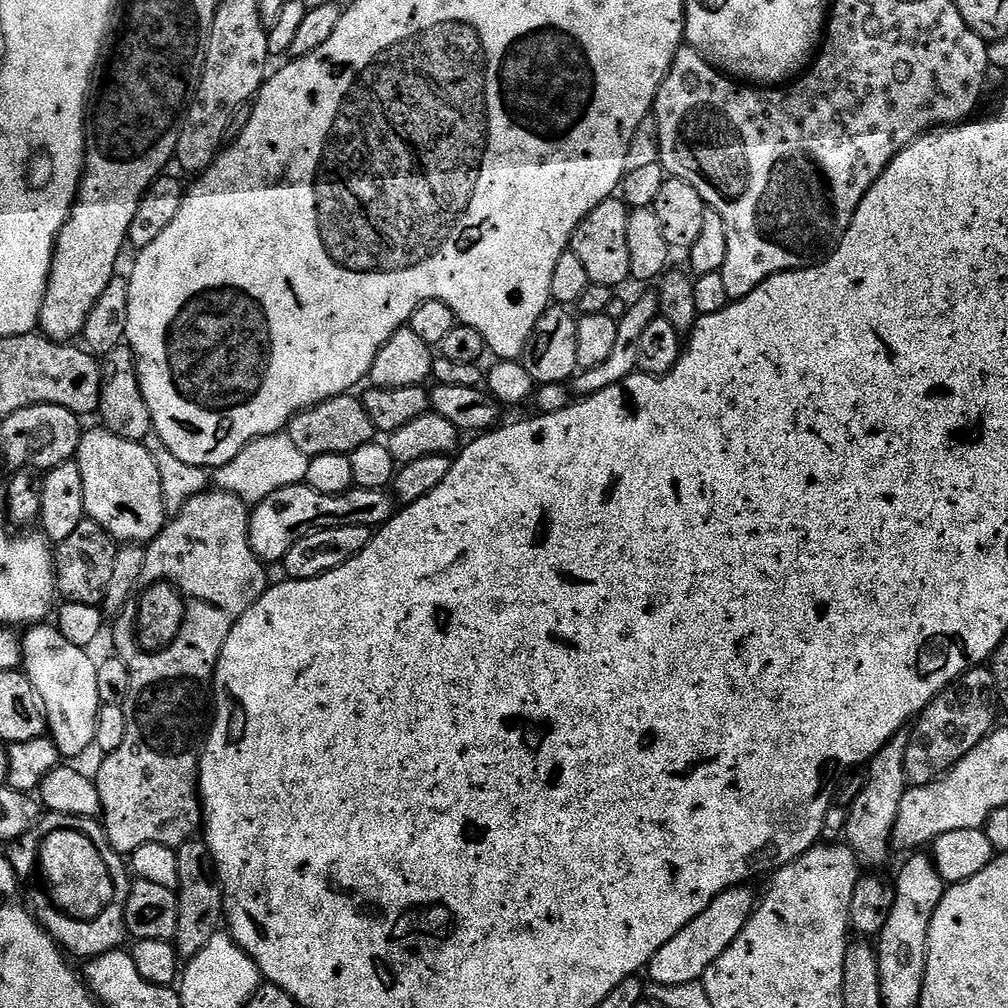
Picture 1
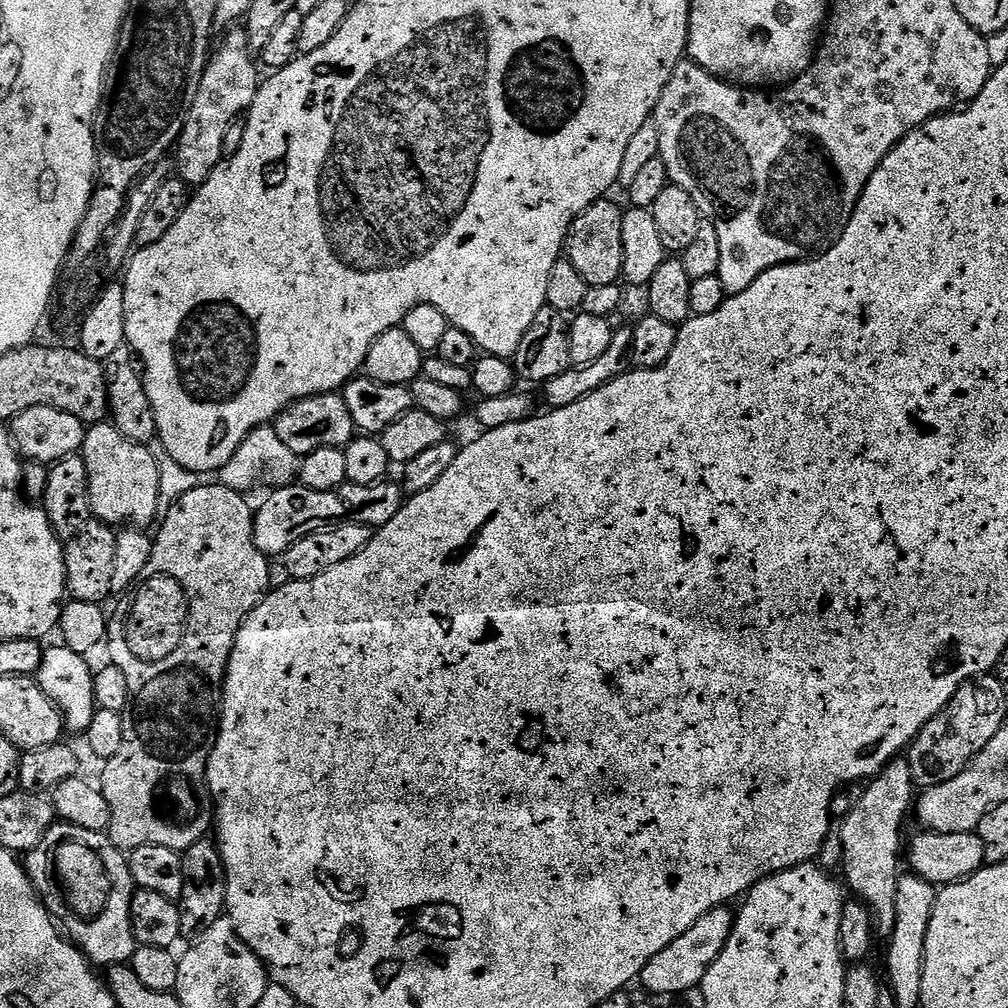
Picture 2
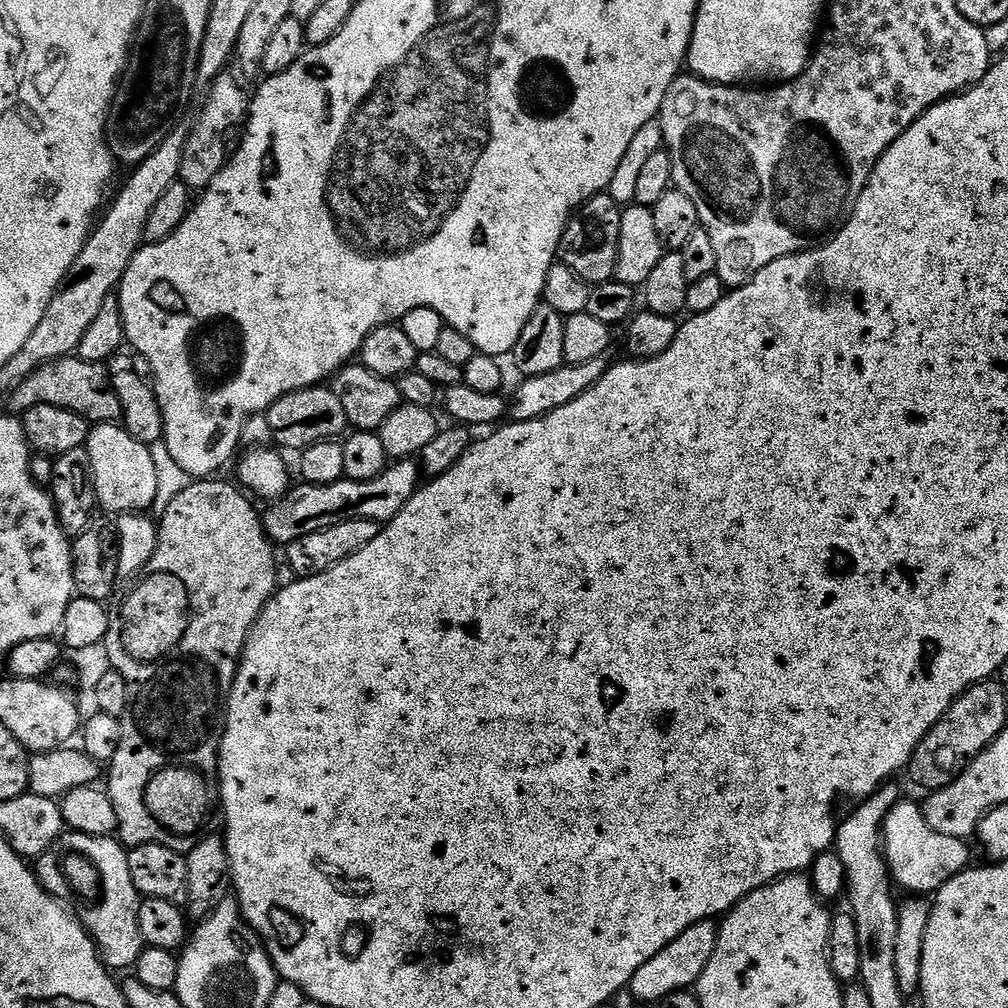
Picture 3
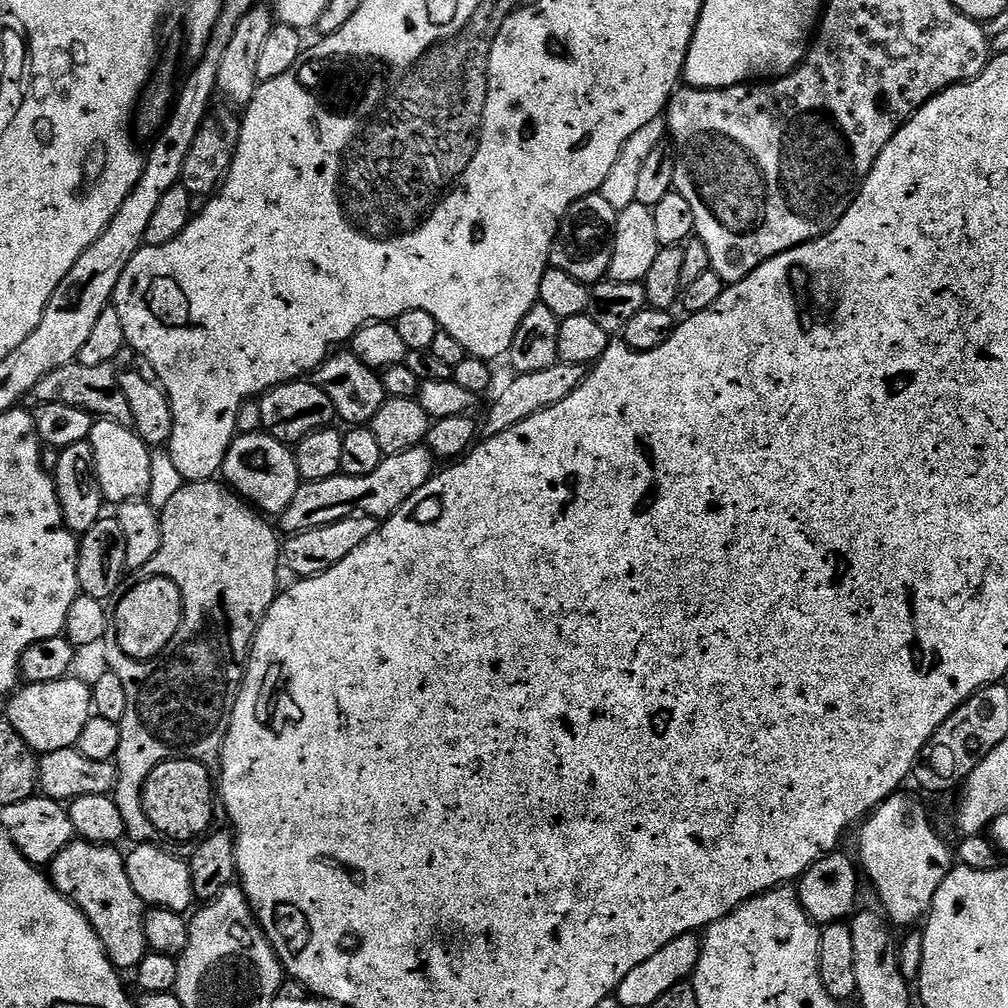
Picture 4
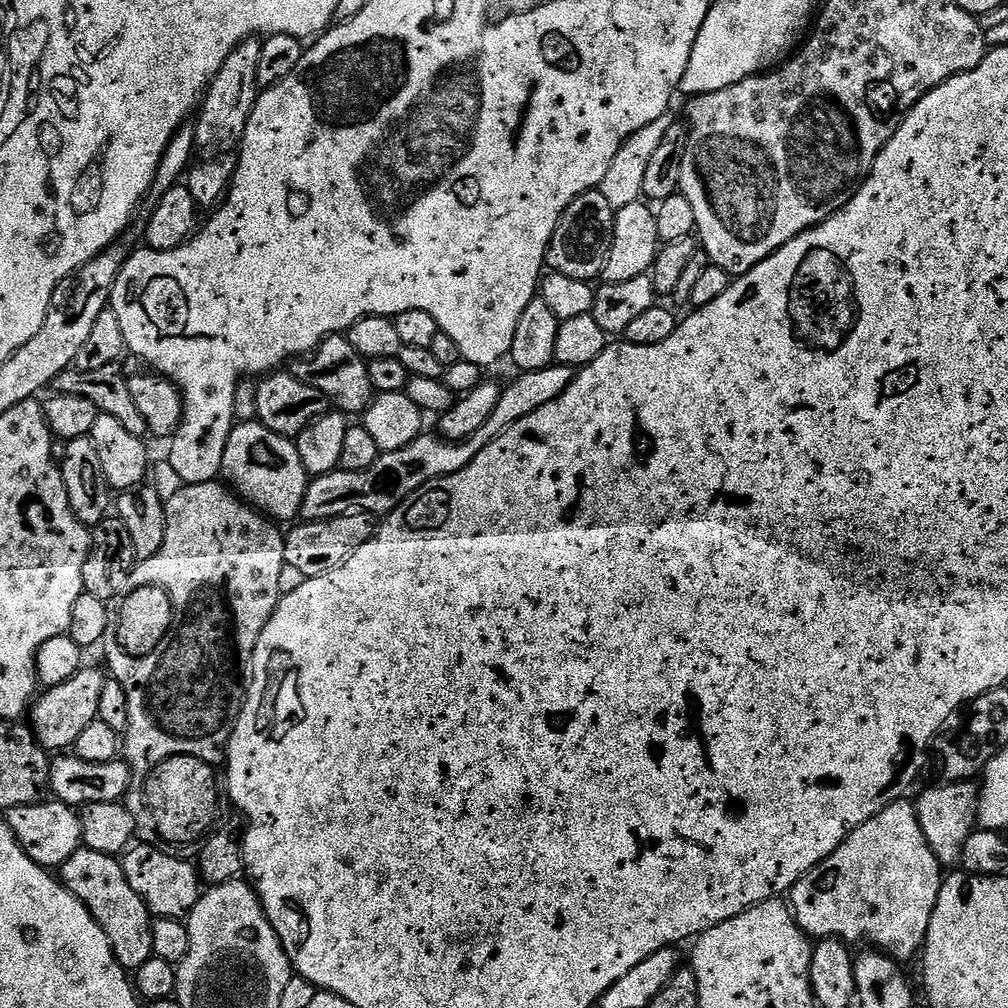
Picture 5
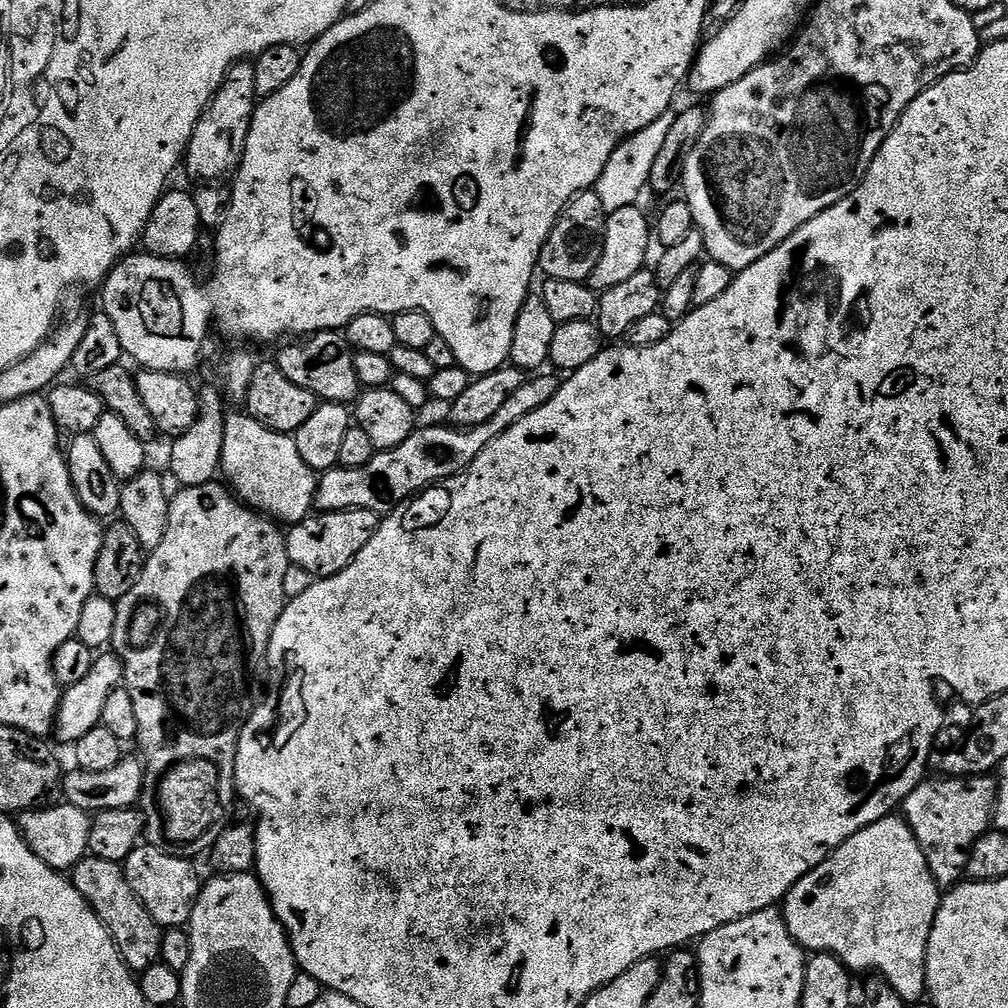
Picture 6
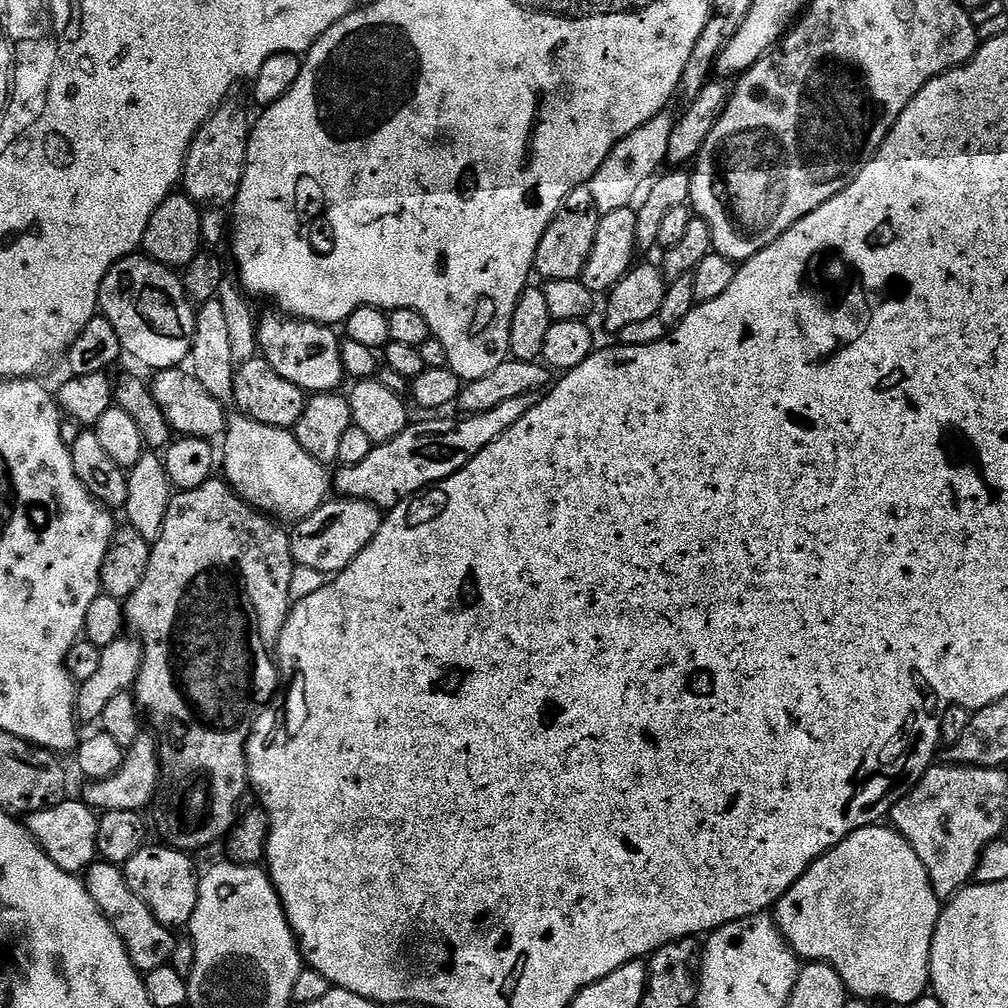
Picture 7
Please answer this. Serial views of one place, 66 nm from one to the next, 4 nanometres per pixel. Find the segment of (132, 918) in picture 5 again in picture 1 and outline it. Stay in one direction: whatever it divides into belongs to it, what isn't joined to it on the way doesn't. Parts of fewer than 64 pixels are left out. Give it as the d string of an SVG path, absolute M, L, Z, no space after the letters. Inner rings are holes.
M48 814L31 828L26 834L22 834L20 840L15 841L7 849L6 855L10 866L16 871L17 877L25 878L31 872L37 871L37 860L40 854L40 844L44 838L53 833L77 833L84 836L91 845L98 848L103 863L106 864L106 873L110 874L110 879L114 883L111 887L111 899L108 906L103 907L102 914L90 916L90 918L70 918L70 912L64 912L64 906L42 906L38 919L45 932L60 945L61 949L69 957L81 956L81 961L93 960L95 956L101 956L107 952L115 952L125 947L124 938L129 935L127 924L124 921L124 908L127 906L127 898L130 887L130 872L126 867L126 860L121 853L115 852L110 846L108 837L105 836L103 827L95 819L82 816L57 816Z

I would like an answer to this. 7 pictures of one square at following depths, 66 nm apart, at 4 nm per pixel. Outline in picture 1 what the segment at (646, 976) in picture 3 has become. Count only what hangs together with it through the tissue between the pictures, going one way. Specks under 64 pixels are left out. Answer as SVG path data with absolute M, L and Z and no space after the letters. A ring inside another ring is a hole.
M751 887L728 888L718 894L718 898L714 898L714 902L710 902L710 906L706 906L706 910L698 914L698 918L694 918L694 922L678 930L678 934L674 934L674 938L670 938L670 942L666 942L666 946L662 946L658 954L654 954L646 969L647 979L662 987L703 981L708 967L727 950L734 938L738 938L738 934L742 934L752 911L756 909L758 896L748 888Z

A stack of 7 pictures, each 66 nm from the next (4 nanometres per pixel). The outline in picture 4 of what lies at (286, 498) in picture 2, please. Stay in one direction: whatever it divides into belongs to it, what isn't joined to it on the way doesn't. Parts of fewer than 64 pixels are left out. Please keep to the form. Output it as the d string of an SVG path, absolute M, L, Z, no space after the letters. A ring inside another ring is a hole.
M427 447L411 448L402 454L385 456L384 460L374 470L374 474L365 476L331 476L321 480L309 480L301 483L293 501L286 506L278 516L279 527L285 528L285 533L295 534L314 530L318 526L326 526L351 516L373 516L378 522L383 522L392 516L408 499L434 474L434 457Z

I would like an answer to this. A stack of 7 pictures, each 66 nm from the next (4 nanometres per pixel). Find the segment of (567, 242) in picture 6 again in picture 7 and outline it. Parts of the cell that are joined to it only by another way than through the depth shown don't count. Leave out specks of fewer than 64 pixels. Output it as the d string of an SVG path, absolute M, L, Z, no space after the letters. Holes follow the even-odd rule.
M587 186L575 188L562 202L558 214L550 222L546 234L542 234L542 242L538 242L536 251L536 263L534 265L535 275L541 276L541 281L549 280L578 280L586 262L590 258L590 252L594 250L594 238L598 238L598 222L602 213L598 210L598 202L594 202L594 194Z

